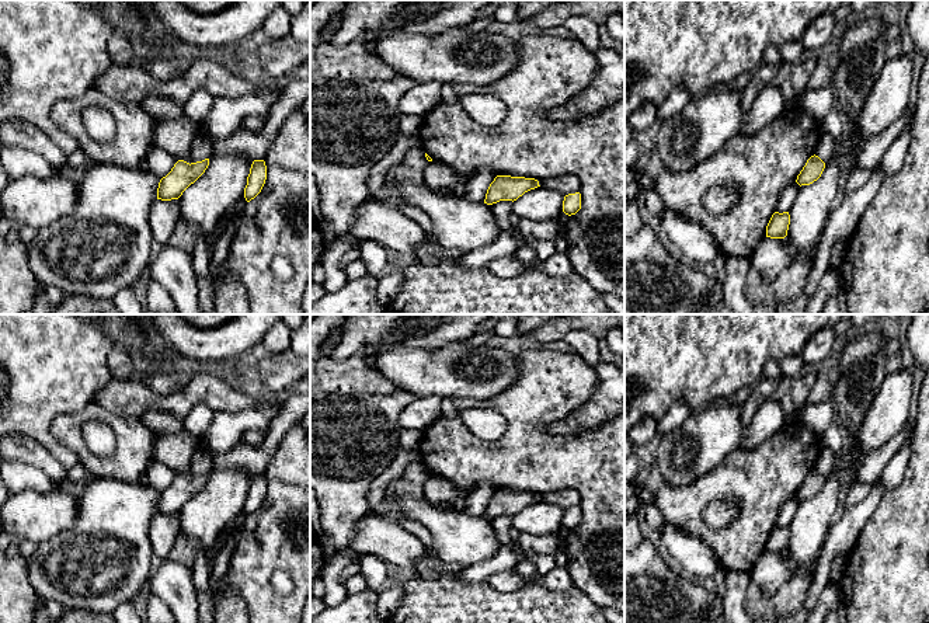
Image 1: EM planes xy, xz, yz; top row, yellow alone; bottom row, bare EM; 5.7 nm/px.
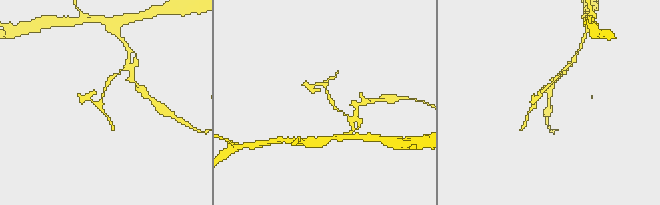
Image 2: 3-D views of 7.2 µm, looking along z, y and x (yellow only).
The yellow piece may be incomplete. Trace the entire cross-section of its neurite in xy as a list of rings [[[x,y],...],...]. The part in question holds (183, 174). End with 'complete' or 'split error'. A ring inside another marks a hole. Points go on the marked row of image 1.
[[[209,159],[191,164],[184,160],[178,160],[171,171],[160,180],[157,199],[178,199],[182,192],[205,173],[208,166]]]; complete

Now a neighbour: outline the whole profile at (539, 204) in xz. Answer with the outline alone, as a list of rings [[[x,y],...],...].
[[[537,187],[512,202],[512,210],[521,219],[535,222],[557,220],[563,213],[564,196],[553,189]]]

